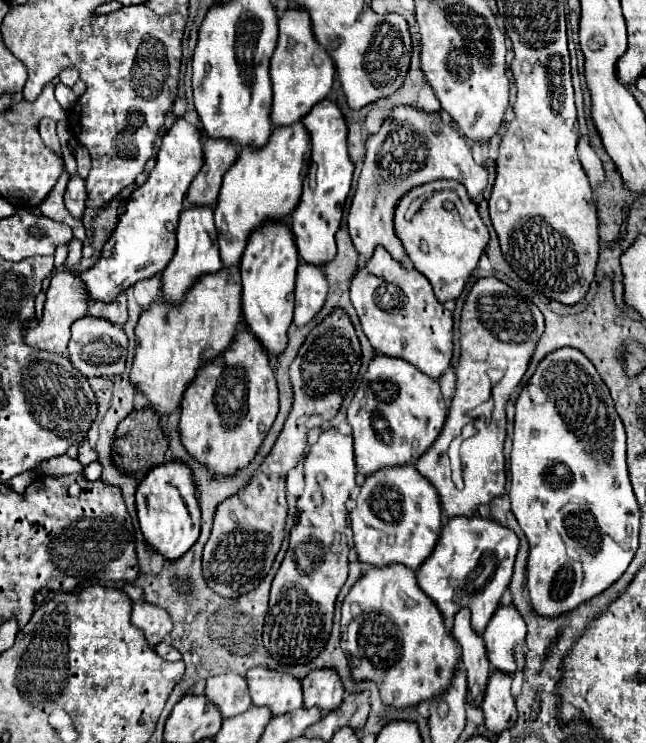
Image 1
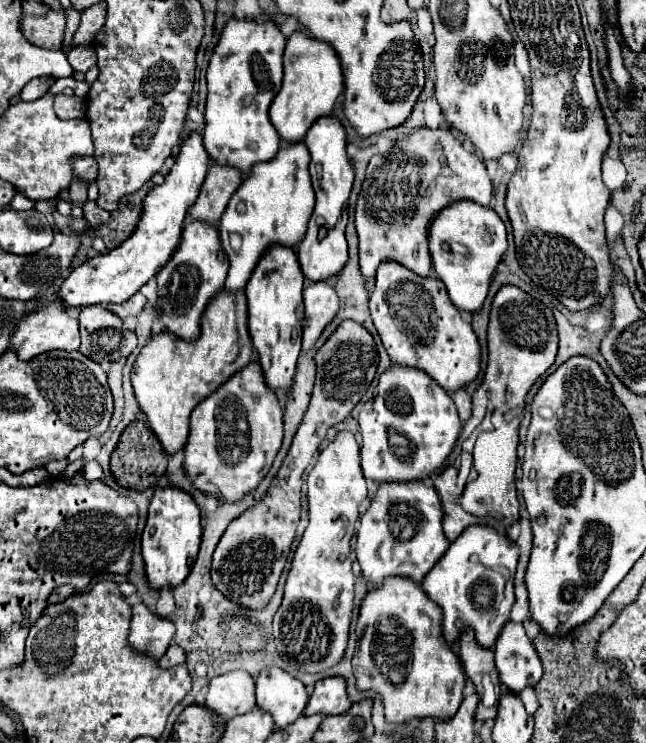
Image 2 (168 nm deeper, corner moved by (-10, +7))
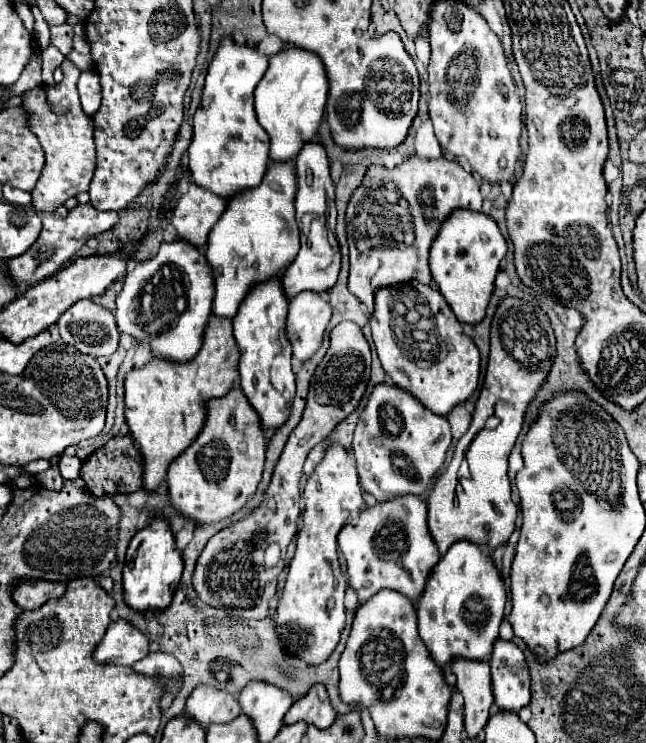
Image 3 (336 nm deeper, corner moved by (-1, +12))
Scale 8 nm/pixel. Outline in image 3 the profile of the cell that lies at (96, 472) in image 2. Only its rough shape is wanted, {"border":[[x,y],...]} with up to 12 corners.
{"border":[[62,454],[60,466],[62,478],[78,480],[82,460]]}

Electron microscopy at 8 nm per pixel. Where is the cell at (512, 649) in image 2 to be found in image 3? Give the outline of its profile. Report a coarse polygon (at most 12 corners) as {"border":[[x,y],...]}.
{"border":[[514,640],[490,656],[494,702],[518,712],[530,702],[530,672]]}

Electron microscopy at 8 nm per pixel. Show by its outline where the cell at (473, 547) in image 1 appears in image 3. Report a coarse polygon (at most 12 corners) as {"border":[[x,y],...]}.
{"border":[[454,542],[416,604],[440,666],[486,660],[506,588],[478,544]]}

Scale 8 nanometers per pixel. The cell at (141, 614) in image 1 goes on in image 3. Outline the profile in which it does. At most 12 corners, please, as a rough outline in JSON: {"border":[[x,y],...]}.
{"border":[[116,620],[96,646],[104,664],[132,666],[150,652],[150,638]]}

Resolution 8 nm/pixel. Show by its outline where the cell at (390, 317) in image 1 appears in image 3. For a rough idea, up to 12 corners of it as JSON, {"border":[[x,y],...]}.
{"border":[[432,284],[378,288],[390,380],[446,416],[480,354]]}

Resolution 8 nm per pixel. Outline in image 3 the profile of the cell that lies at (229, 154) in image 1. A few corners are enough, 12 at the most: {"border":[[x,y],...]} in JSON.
{"border":[[190,182],[172,210],[178,238],[204,246],[226,200]]}

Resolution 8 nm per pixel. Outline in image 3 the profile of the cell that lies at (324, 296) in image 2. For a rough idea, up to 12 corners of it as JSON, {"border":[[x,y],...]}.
{"border":[[318,292],[290,300],[286,332],[294,356],[318,350],[330,302]]}

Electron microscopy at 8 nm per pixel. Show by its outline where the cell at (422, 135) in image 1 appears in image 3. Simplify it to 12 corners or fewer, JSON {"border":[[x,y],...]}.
{"border":[[456,160],[368,166],[346,210],[350,292],[432,282],[456,208],[482,210]]}

